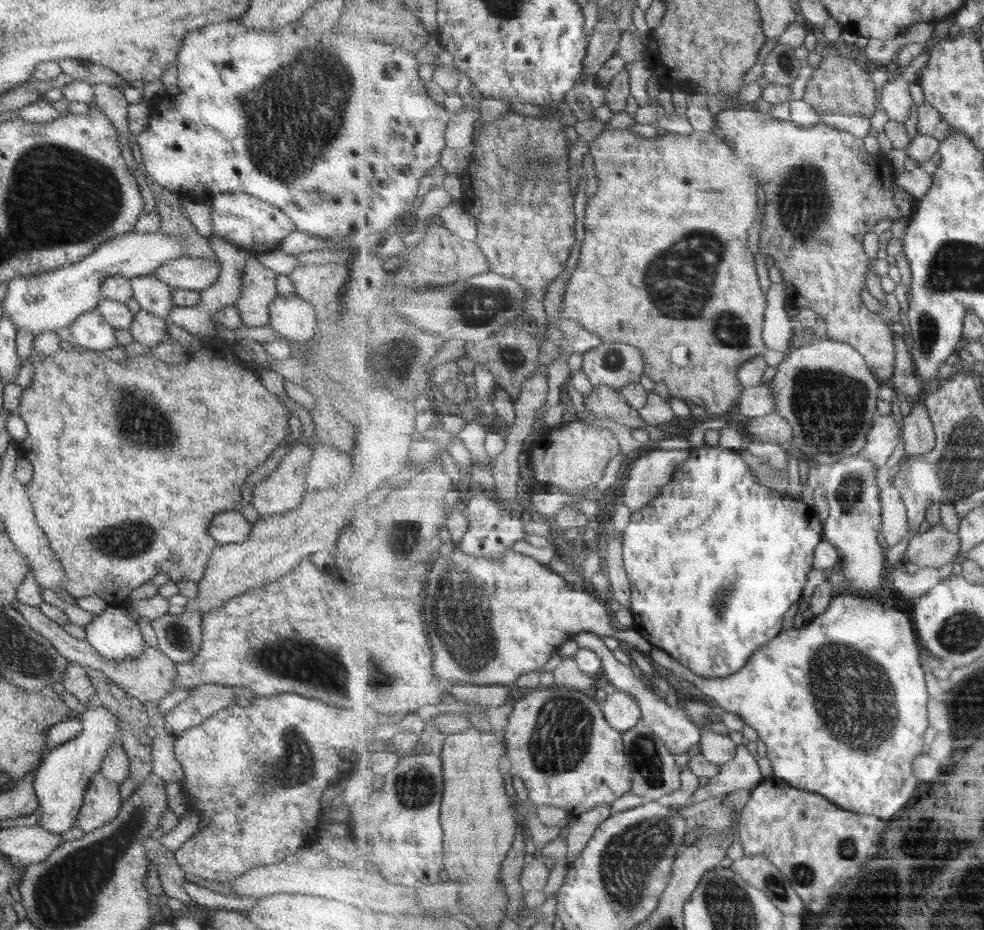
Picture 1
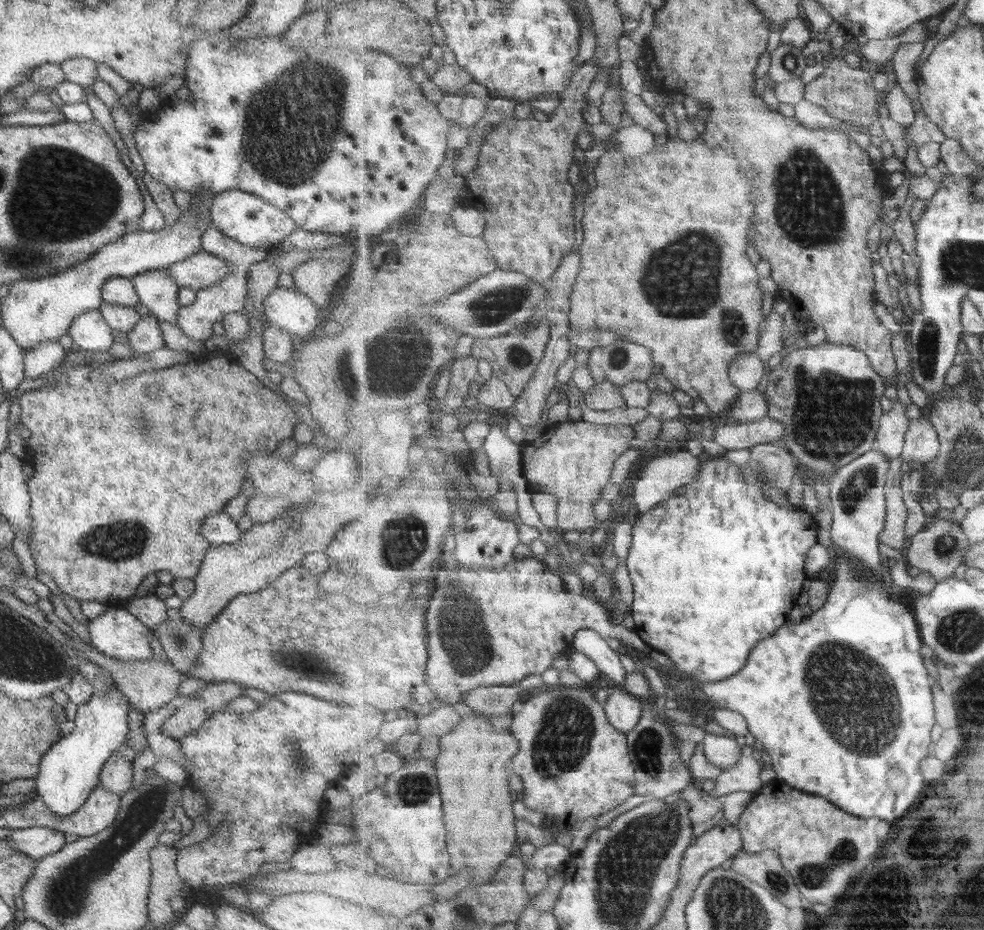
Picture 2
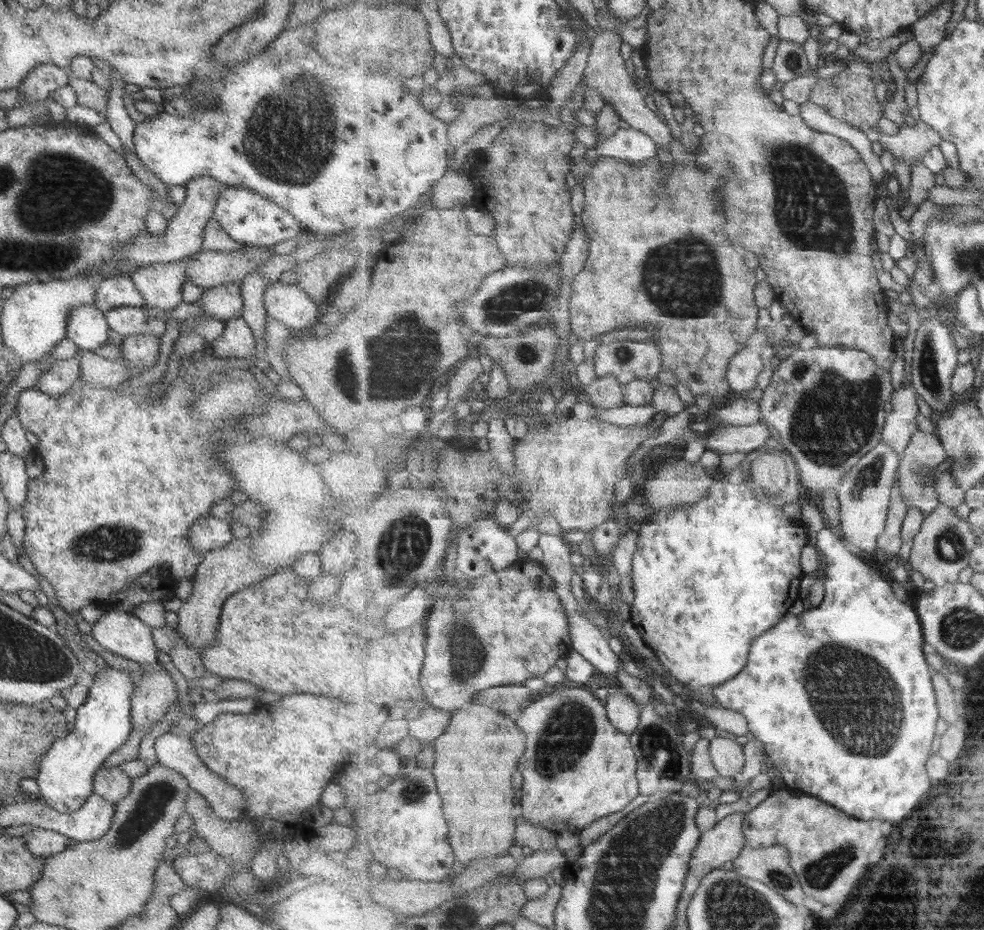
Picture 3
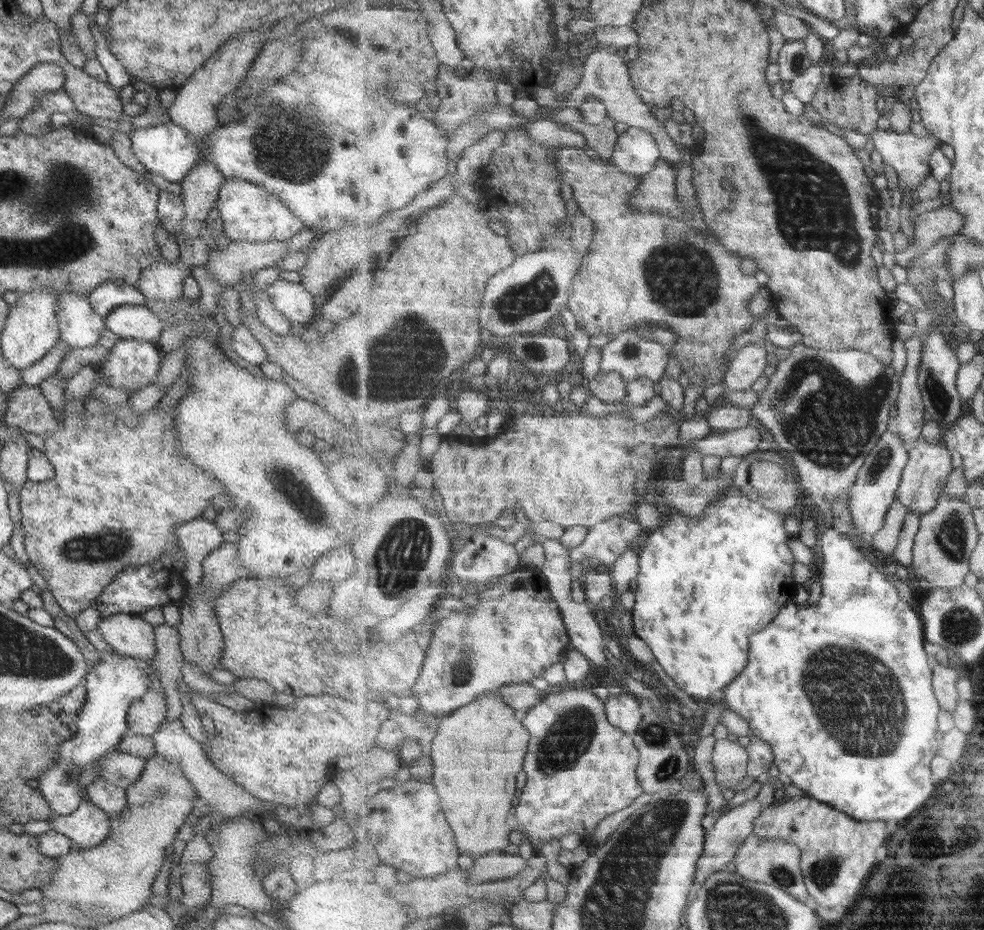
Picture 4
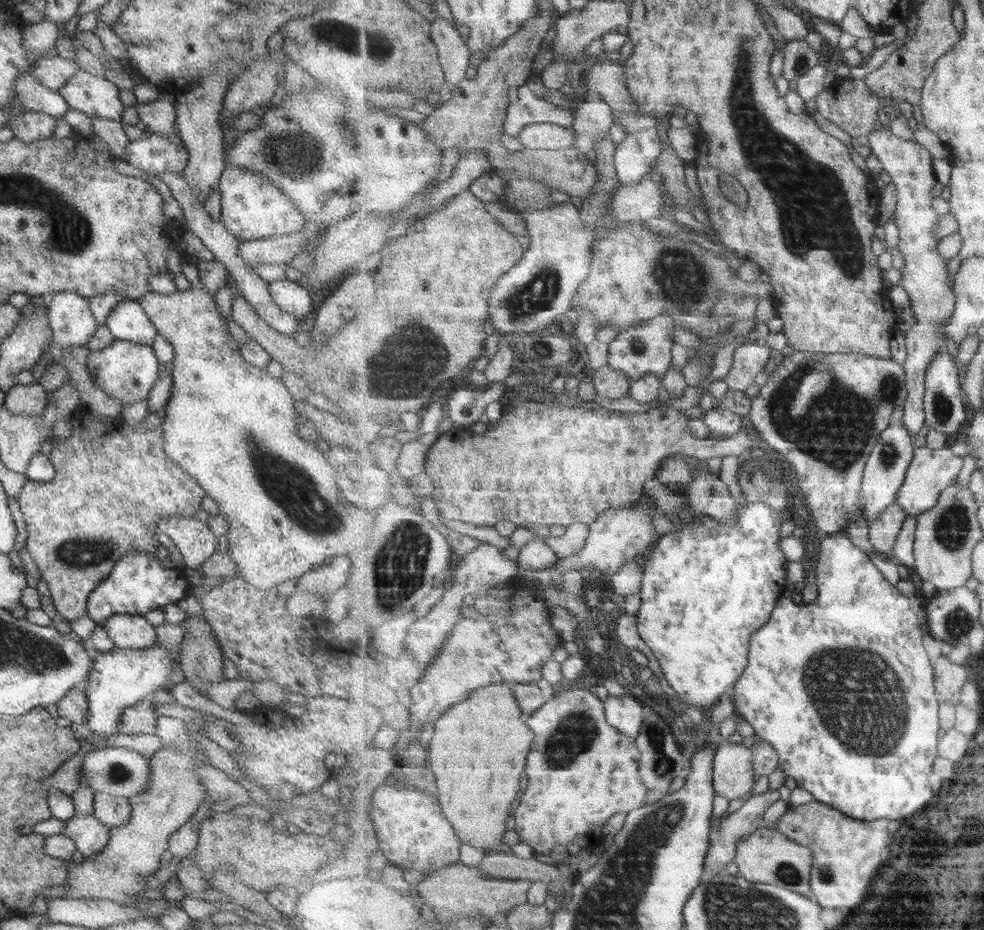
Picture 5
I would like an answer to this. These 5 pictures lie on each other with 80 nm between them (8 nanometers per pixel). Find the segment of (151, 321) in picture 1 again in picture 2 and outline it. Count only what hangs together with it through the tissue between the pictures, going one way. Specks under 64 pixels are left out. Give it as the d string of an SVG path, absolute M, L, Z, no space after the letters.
M151 315L141 317L139 322L126 333L126 337L129 348L134 352L132 356L147 355L164 345L157 320Z

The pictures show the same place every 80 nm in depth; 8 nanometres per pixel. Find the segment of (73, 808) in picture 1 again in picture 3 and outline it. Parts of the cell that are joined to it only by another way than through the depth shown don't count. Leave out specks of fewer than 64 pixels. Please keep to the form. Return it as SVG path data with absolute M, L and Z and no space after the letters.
M105 667L92 676L85 703L76 709L73 729L53 742L38 764L34 778L39 789L38 797L55 812L70 813L85 802L92 793L92 776L105 758L125 742L132 730L130 699L136 684L128 672Z

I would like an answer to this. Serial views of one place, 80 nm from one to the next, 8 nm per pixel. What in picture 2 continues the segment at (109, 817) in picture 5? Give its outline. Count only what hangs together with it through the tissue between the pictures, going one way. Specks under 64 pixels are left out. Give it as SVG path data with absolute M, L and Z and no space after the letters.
M115 752L103 763L99 771L98 786L111 794L124 795L131 787L131 762Z

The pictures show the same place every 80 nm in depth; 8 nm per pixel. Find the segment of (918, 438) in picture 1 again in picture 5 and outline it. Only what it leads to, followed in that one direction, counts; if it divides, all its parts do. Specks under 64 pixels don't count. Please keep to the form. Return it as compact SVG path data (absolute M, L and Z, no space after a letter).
M926 446L916 448L912 465L909 466L904 486L900 489L896 502L903 507L908 516L918 517L921 513L937 506L941 494L955 484L955 478L961 472L961 468L963 468L963 458L951 452L948 446L939 450L931 450Z

